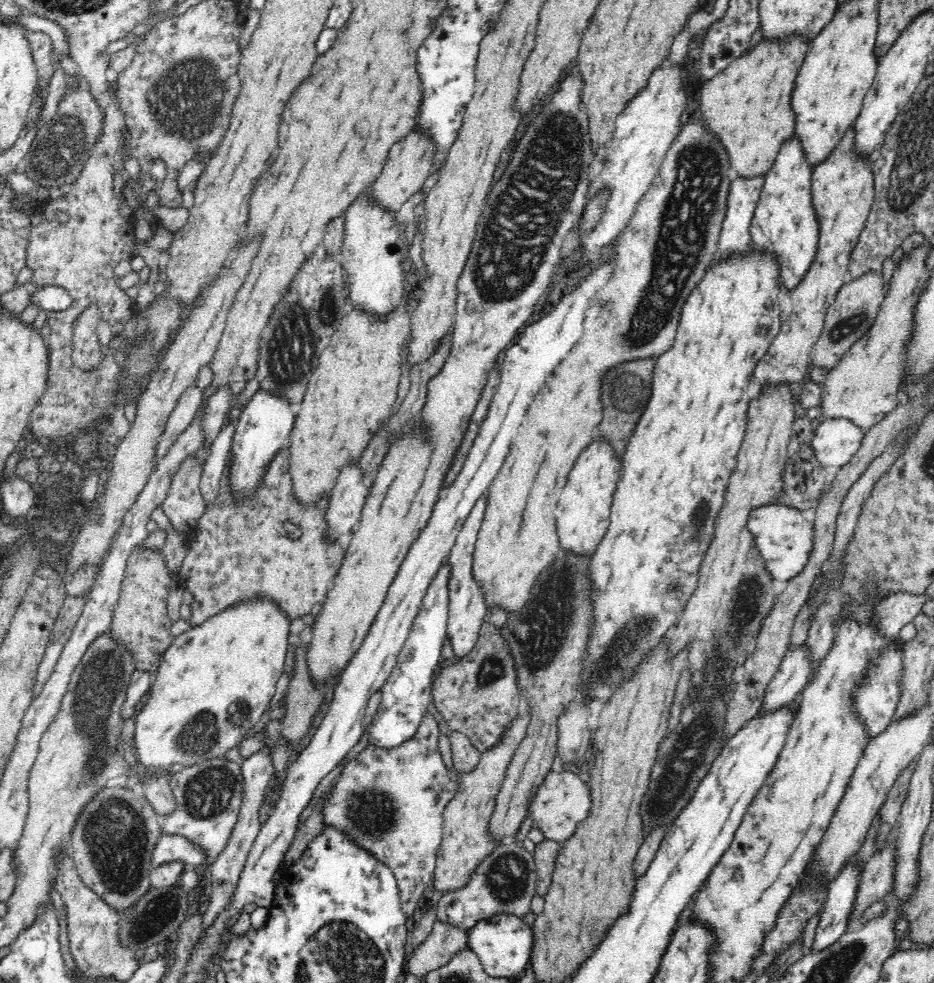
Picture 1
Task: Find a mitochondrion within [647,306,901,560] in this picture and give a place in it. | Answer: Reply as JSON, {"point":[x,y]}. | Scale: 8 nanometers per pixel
{"point":[701,514]}

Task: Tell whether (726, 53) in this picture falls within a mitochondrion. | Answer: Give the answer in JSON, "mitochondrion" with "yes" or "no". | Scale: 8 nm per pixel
{"mitochondrion":"no"}

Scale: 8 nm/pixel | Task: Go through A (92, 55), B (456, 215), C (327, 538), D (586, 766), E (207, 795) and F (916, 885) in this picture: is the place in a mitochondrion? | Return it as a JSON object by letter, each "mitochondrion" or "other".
{"A":"other","B":"other","C":"other","D":"other","E":"mitochondrion","F":"other"}

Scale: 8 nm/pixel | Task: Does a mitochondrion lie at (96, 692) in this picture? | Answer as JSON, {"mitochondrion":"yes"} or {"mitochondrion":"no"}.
{"mitochondrion":"yes"}

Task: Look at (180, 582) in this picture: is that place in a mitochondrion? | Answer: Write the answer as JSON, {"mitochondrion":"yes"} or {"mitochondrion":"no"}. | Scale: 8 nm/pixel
{"mitochondrion":"no"}

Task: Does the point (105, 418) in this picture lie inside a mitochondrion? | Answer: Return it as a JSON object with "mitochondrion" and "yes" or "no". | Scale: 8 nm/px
{"mitochondrion":"no"}

